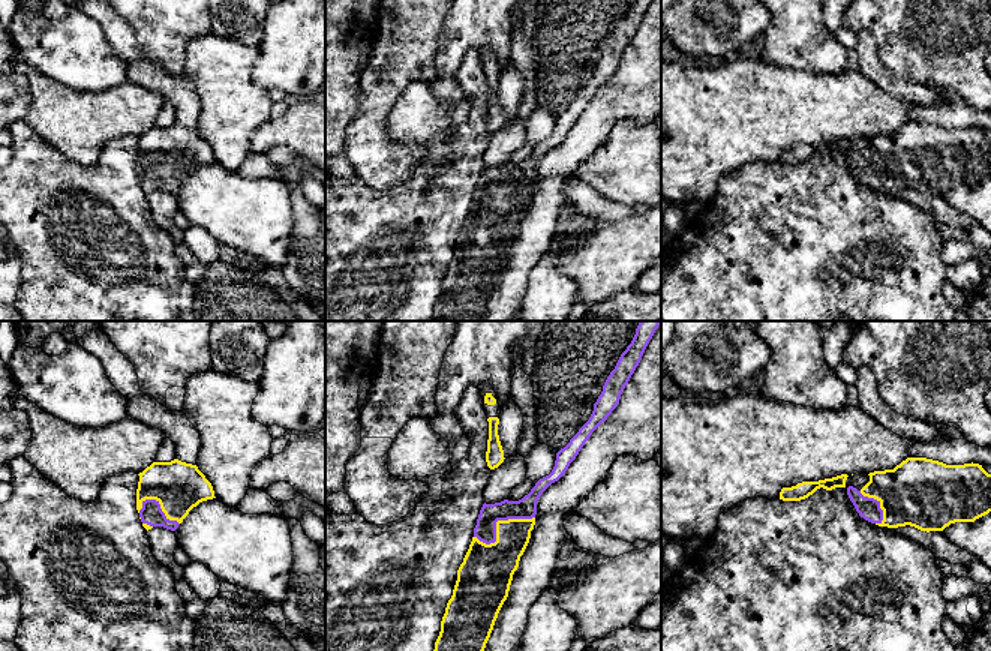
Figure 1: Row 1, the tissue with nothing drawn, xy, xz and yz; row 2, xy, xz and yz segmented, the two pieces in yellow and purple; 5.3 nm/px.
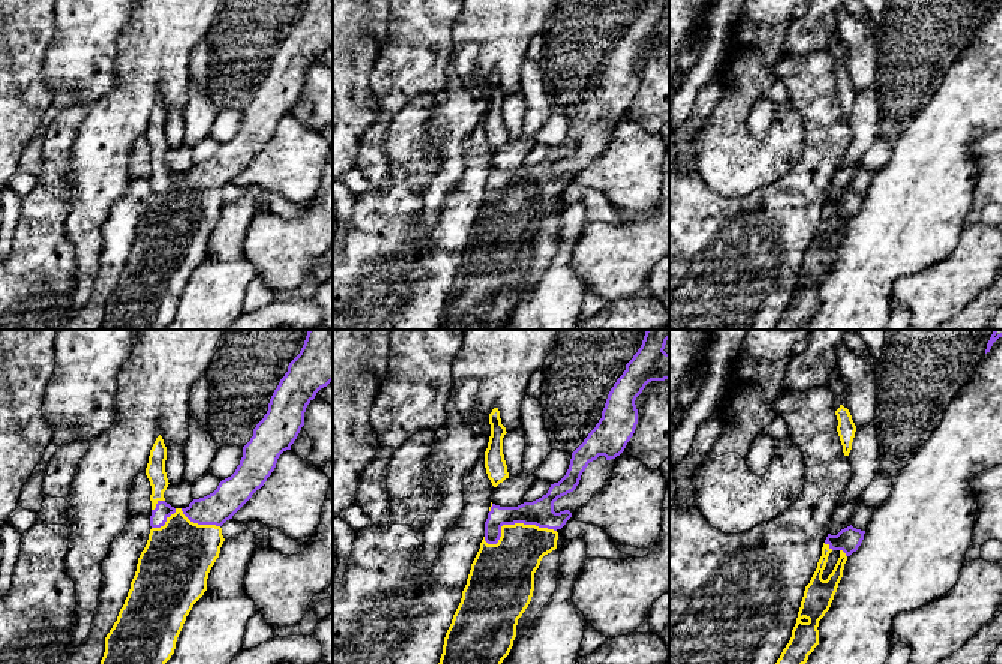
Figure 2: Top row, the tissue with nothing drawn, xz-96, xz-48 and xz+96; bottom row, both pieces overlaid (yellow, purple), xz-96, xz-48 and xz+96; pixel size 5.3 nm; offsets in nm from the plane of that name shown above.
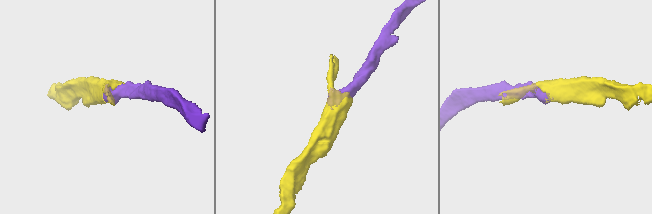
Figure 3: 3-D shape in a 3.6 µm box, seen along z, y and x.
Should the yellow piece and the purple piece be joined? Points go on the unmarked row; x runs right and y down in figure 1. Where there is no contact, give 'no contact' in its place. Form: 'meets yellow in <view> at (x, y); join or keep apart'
meets yellow in xz at (496, 188); join

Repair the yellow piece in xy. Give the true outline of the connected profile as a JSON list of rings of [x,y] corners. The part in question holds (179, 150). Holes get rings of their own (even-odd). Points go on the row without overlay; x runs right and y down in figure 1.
[[[178,123],[153,126],[138,140],[136,174],[147,195],[153,190],[175,195],[193,171],[216,162],[198,130]]]

